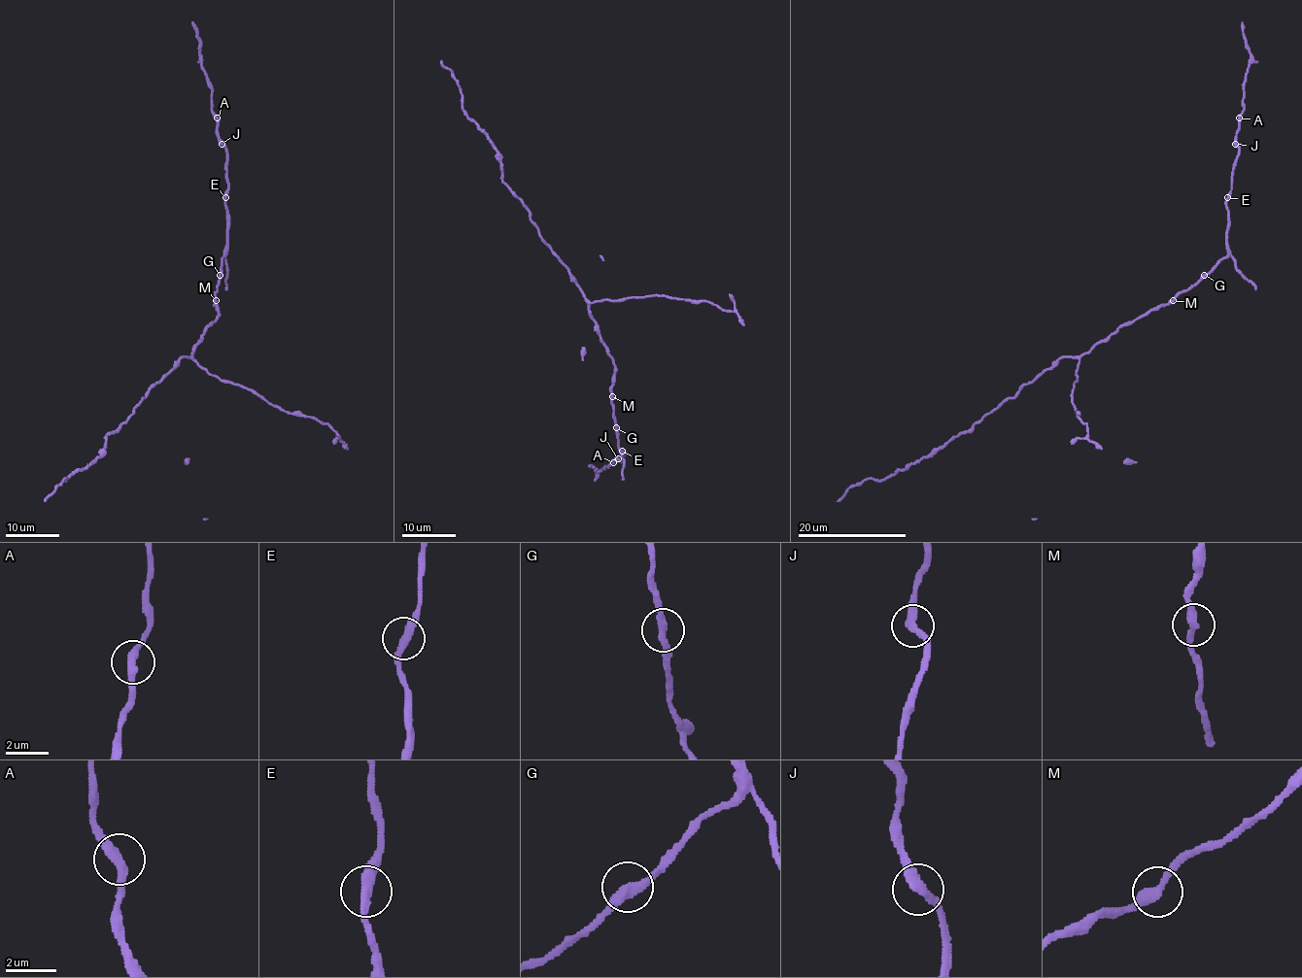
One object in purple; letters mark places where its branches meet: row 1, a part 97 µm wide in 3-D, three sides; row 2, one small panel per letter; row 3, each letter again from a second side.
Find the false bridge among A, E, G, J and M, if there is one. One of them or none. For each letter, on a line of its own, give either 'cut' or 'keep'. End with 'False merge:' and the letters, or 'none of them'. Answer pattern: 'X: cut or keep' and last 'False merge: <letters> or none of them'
A: keep
E: keep
G: keep
J: keep
M: keep
False merge: none of them

